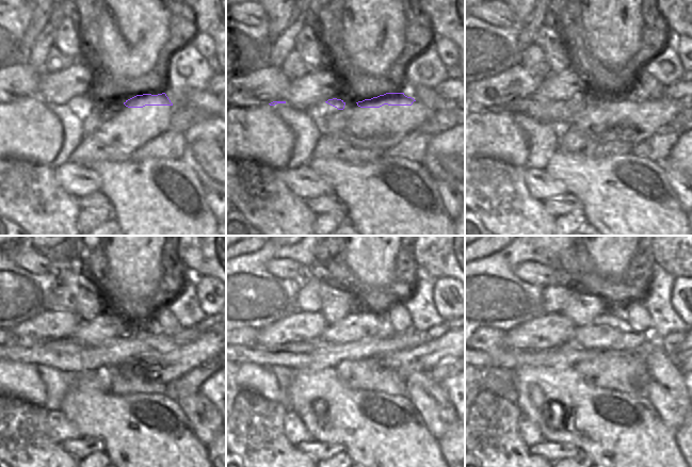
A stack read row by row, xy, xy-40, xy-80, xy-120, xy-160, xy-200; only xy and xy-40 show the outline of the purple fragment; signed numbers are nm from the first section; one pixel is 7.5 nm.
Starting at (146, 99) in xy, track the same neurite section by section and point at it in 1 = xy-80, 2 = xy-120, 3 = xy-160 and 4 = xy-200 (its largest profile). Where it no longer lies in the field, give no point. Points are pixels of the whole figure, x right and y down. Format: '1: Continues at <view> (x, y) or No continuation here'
1: Continues at xy-80 (542, 110)
2: Continues at xy-120 (61, 354)
3: Continues at xy-160 (296, 355)
4: Continues at xy-200 (545, 357)

